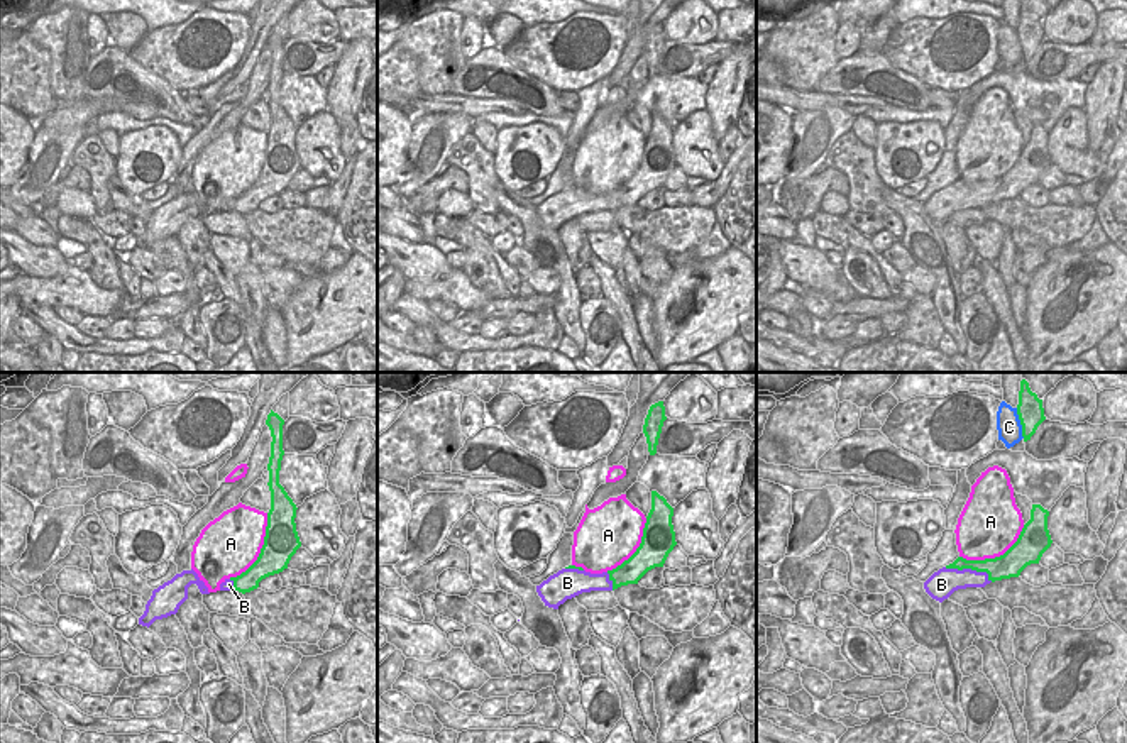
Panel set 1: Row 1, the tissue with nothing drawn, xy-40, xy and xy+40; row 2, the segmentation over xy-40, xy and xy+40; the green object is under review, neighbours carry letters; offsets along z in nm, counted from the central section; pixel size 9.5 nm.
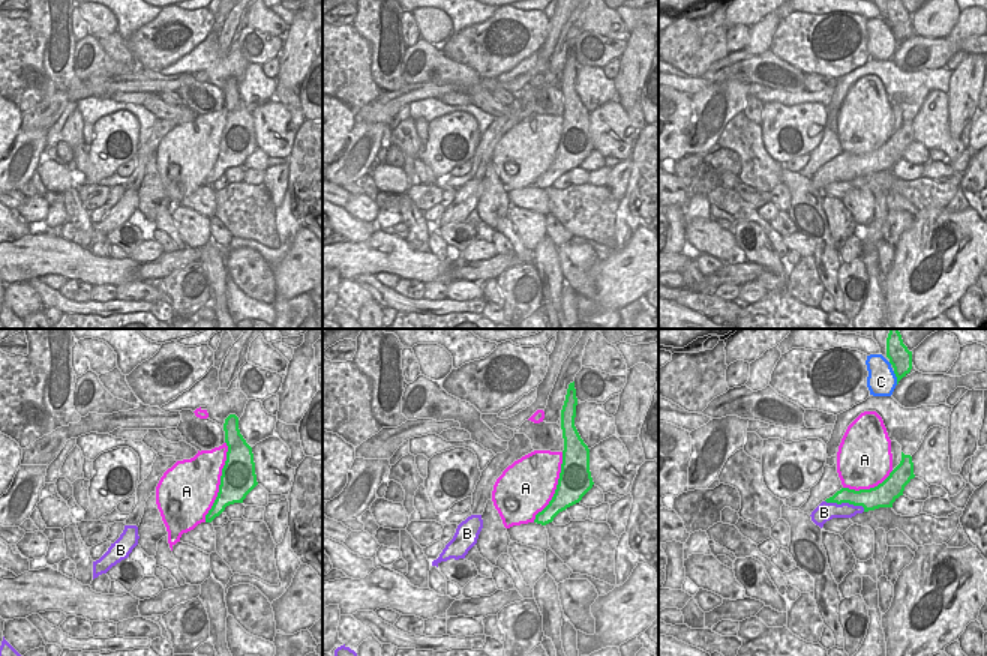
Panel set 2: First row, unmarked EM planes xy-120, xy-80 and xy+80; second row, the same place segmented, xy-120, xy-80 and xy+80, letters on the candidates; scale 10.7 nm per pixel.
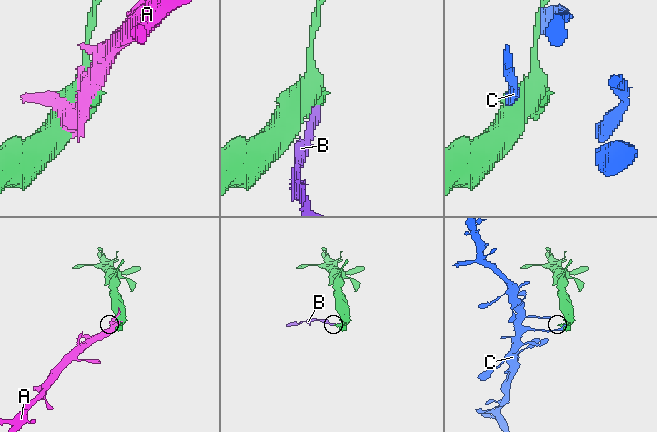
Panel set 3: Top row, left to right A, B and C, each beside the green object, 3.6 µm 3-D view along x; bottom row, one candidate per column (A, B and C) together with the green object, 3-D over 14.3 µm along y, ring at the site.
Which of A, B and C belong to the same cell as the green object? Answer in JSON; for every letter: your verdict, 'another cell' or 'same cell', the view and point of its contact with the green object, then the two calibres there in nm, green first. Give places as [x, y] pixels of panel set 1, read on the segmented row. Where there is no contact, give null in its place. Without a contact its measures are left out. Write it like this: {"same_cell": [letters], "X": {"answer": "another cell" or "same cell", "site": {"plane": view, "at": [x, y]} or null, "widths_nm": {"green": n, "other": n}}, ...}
{"same_cell": ["A"], "A": {"answer": "same cell", "site": {"plane": "xy-40", "at": [261, 550]}, "widths_nm": {"green": 340, "other": 480}}, "B": {"answer": "another cell", "site": {"plane": "xy+40", "at": [970, 567]}, "widths_nm": {"green": 190, "other": 240}}, "C": {"answer": "another cell", "site": {"plane": "xy+40", "at": [1021, 423]}, "widths_nm": {"green": 260, "other": 240}}}

